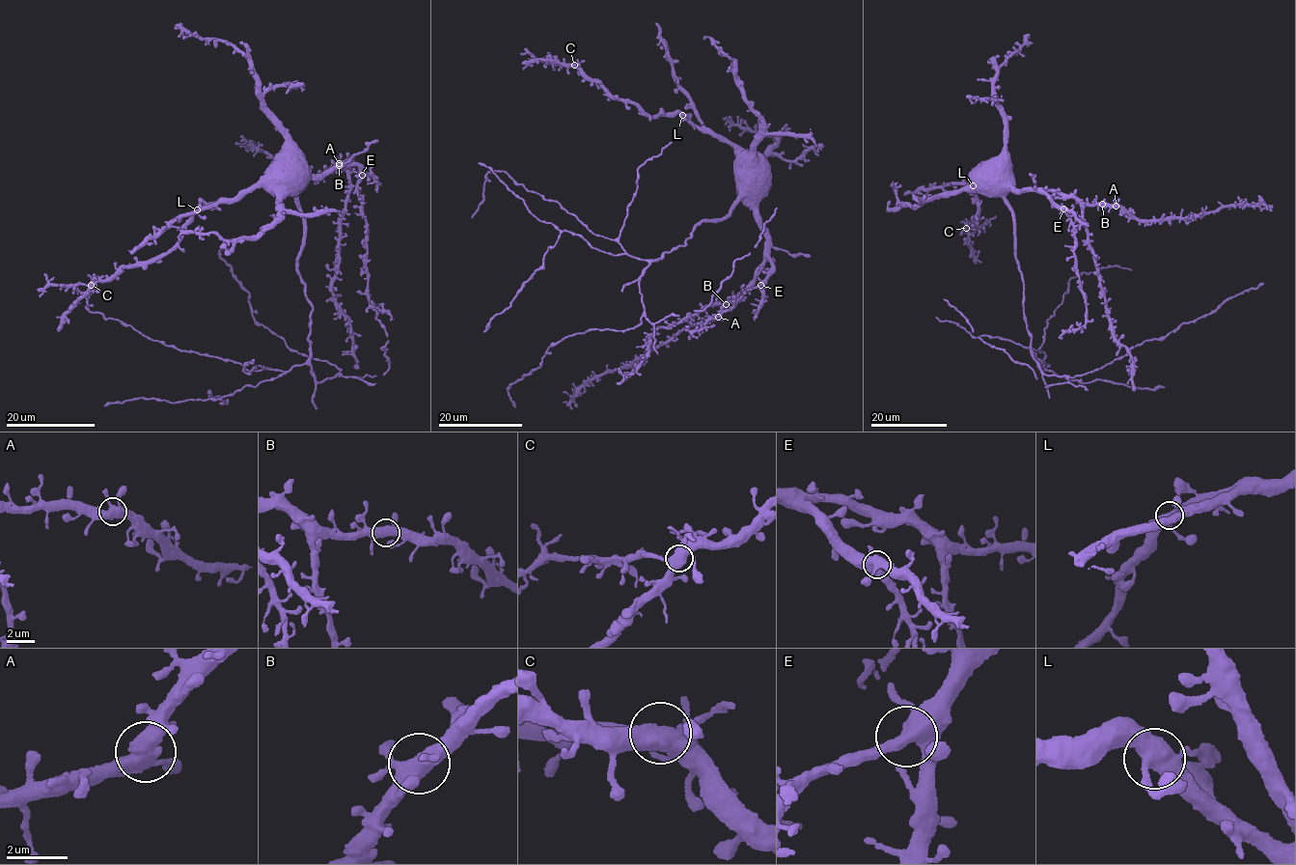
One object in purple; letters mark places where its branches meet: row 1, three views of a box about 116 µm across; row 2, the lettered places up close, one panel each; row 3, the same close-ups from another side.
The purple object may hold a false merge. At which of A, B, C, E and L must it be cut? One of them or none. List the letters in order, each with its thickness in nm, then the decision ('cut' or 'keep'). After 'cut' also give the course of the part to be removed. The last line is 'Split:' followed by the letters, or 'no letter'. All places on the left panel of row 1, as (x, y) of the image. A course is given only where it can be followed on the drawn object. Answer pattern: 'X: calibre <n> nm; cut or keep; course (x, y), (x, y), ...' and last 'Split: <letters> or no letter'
A: calibre 480 nm; keep
B: calibre 460 nm; keep
C: calibre 480 nm; keep
E: calibre 460 nm; keep
L: calibre 480 nm; keep
Split: no letter

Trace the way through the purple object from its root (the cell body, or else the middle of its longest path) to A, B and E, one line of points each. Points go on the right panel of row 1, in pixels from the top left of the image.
A: (1018, 266), (1013, 213), (1005, 196), (1007, 191), (1029, 189), (1056, 192), (1070, 195), (1082, 203), (1116, 206)
B: (1018, 266), (1013, 213), (1005, 196), (1007, 191), (1029, 189), (1056, 192), (1070, 195), (1082, 203), (1102, 204)
E: (1018, 266), (1013, 213), (1005, 196), (1006, 192), (1029, 190), (1046, 193), (1063, 209)

